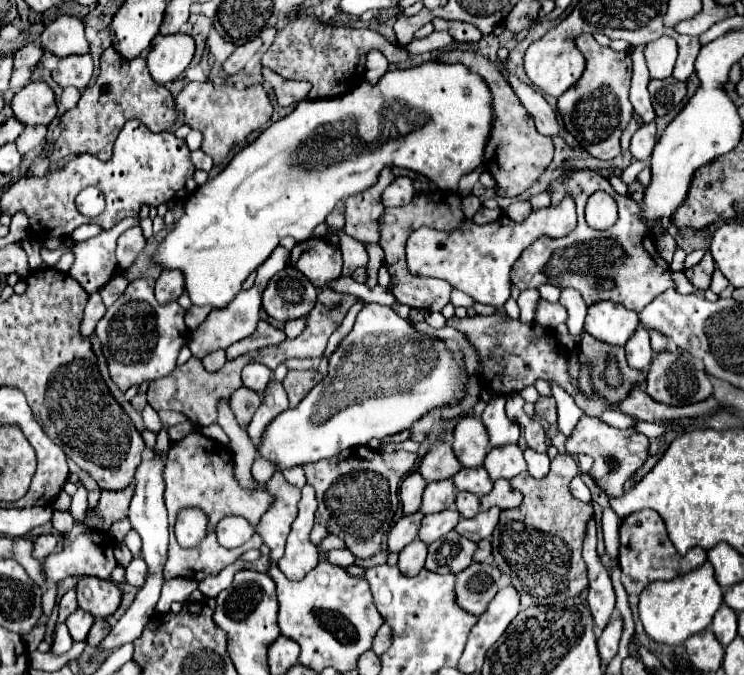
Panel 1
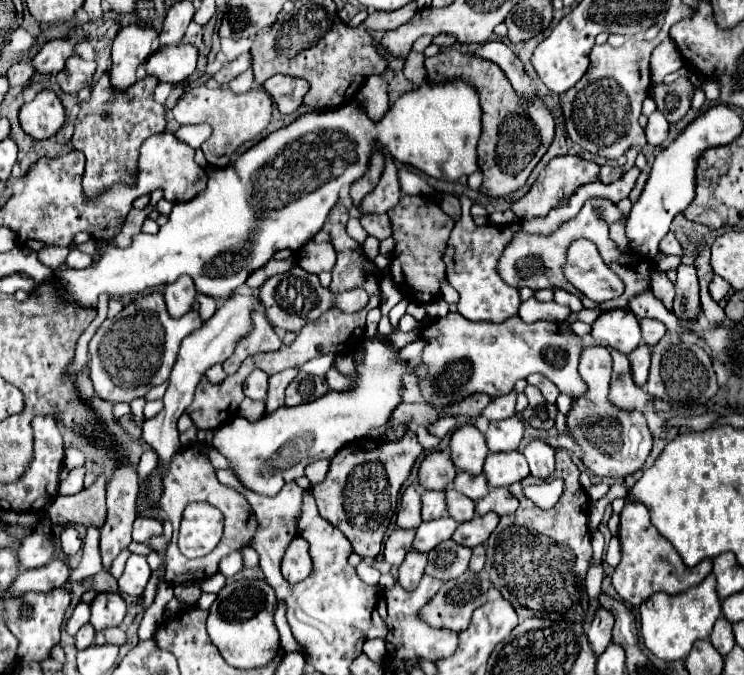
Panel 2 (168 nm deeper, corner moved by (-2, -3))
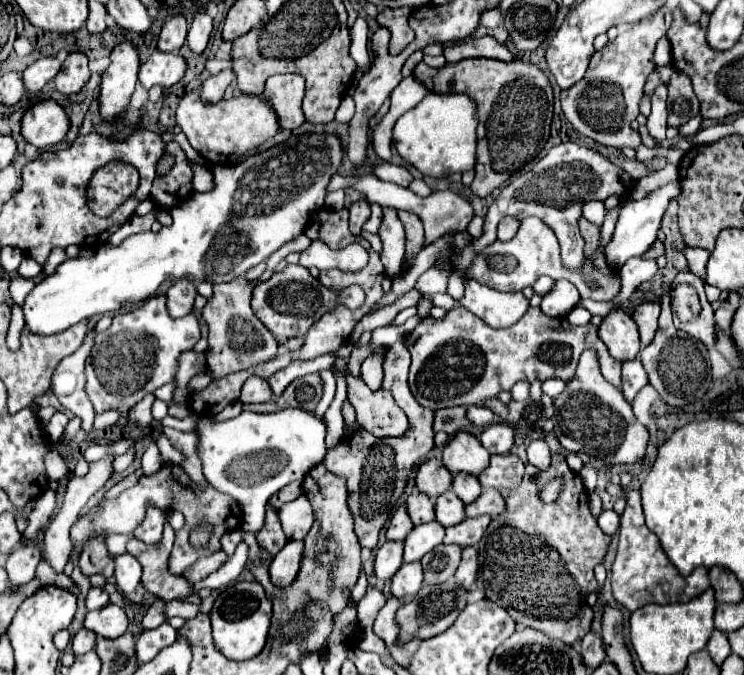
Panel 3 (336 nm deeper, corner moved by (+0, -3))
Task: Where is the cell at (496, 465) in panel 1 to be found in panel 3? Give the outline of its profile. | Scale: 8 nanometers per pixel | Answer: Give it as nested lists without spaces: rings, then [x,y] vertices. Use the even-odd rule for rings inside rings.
[[[513,454],[491,456],[489,466],[479,474],[483,488],[517,488],[523,478],[523,462]]]

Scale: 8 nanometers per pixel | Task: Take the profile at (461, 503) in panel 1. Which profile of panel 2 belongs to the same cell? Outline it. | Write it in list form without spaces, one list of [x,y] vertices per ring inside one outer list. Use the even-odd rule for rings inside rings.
[[[447,490],[447,512],[457,522],[471,520],[475,516],[475,502],[465,498],[463,494],[457,494],[457,490]]]

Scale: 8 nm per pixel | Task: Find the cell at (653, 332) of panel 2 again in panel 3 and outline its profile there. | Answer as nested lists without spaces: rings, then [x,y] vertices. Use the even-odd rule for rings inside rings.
[[[659,300],[643,302],[643,304],[639,304],[639,306],[633,308],[631,316],[633,316],[633,320],[639,326],[641,344],[643,346],[647,346],[653,340],[653,336],[655,336],[655,332],[659,328],[659,324],[657,324],[659,322],[659,314],[661,314],[661,302]]]

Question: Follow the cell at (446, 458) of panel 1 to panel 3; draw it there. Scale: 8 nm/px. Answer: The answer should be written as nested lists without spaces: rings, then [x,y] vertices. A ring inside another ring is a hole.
[[[437,458],[423,462],[415,474],[417,490],[427,494],[431,500],[435,500],[439,494],[447,492],[451,488],[451,480],[453,480],[453,474]]]

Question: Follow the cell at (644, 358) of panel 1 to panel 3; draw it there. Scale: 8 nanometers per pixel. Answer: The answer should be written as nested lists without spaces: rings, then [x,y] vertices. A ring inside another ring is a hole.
[[[639,358],[631,362],[623,362],[623,378],[621,378],[621,392],[627,402],[633,402],[635,394],[647,384],[647,372]]]

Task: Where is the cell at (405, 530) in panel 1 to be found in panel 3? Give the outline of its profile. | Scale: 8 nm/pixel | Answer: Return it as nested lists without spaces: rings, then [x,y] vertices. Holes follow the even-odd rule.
[[[385,542],[375,556],[375,576],[389,580],[403,564],[403,542]]]

